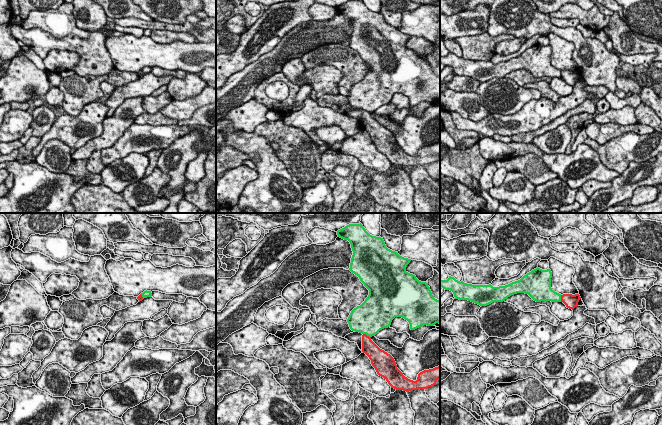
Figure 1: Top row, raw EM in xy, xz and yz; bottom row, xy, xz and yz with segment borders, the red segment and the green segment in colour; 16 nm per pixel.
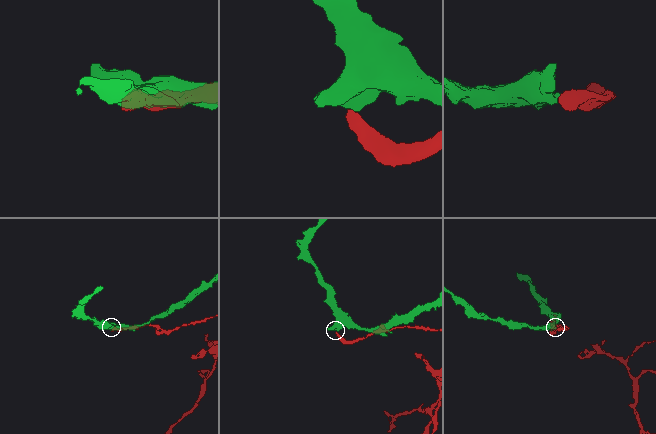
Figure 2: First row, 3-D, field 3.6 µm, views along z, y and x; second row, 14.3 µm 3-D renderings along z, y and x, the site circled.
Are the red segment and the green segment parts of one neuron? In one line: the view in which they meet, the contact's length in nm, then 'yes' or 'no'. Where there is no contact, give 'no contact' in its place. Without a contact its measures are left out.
xz | 140 nm | no

